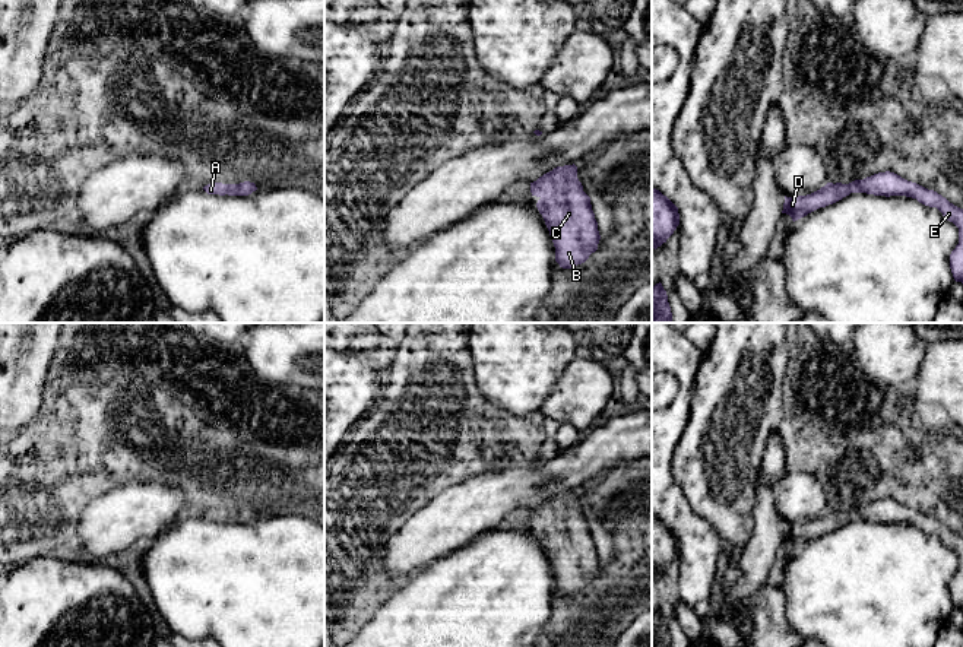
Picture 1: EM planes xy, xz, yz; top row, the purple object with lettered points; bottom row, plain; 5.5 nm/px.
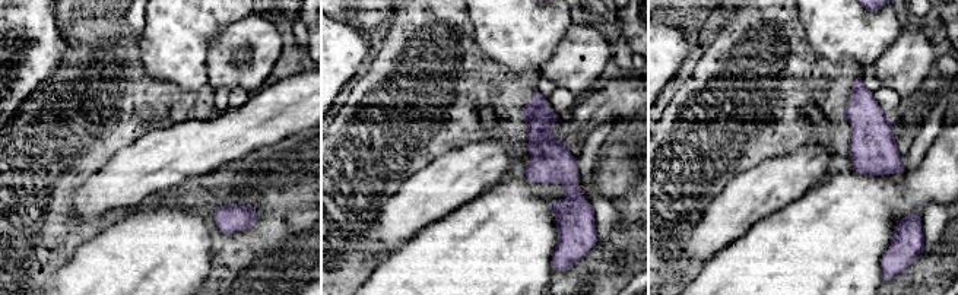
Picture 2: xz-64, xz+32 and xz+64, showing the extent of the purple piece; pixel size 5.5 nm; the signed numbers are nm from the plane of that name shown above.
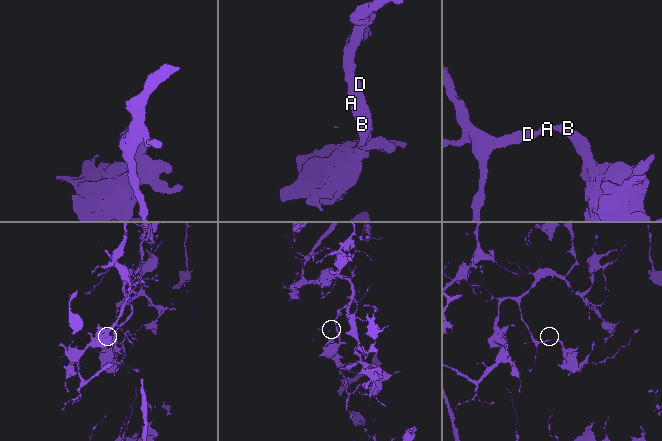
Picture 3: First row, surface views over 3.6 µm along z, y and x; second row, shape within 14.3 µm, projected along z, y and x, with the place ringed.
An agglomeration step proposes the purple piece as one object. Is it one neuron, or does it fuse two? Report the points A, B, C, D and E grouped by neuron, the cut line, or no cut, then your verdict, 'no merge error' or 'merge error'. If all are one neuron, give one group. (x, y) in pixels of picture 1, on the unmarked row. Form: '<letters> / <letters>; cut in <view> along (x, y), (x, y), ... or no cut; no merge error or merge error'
A B C D E; no cut; no merge error

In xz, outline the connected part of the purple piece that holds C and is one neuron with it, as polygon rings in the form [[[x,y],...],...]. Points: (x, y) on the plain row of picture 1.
[[[564,492],[530,510],[555,574],[555,589],[563,596],[585,590],[601,567],[590,524],[577,505],[577,494]]]

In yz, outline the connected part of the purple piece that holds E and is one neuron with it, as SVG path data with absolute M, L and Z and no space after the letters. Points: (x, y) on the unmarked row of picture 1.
M878 499L864 507L855 507L849 511L827 510L820 517L807 523L785 523L782 540L789 542L795 549L820 535L826 535L842 527L850 520L867 520L886 524L906 523L916 526L925 533L937 535L947 548L953 549L959 555L959 571L950 581L950 596L954 608L963 610L963 536L950 530L937 518L907 508L894 499Z

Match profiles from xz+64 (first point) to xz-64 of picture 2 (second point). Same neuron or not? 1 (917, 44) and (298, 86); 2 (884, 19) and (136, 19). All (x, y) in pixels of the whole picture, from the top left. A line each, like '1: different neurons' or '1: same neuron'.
1: different neurons
2: different neurons

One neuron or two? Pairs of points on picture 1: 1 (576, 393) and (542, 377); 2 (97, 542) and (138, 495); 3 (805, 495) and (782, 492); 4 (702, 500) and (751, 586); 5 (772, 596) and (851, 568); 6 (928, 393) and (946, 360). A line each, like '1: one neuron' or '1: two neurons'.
1: two neurons
2: one neuron
3: one neuron
4: two neurons
5: two neurons
6: one neuron

